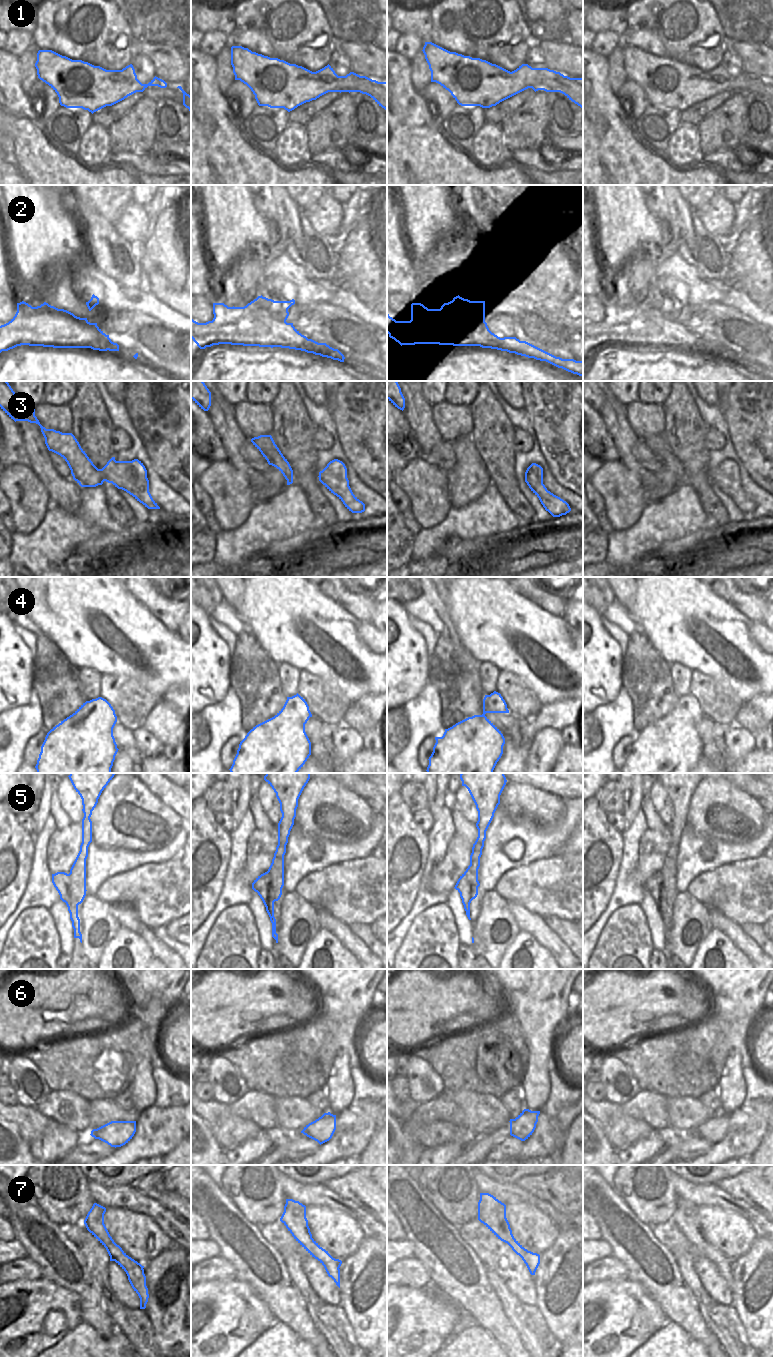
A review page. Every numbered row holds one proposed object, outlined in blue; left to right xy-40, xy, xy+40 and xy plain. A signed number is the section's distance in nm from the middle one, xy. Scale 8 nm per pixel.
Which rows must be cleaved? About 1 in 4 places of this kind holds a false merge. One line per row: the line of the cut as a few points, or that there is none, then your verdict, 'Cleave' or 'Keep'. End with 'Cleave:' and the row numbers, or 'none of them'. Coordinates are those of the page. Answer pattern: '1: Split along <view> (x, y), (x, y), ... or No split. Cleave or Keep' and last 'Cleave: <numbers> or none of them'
1: No split. Keep
2: No split. Keep
3: No split. Keep
4: No split. Keep
5: No split. Keep
6: No split. Keep
7: Split along xy+40 (527, 1251), (526, 1258), (534, 1272). Cleave
Cleave: 7

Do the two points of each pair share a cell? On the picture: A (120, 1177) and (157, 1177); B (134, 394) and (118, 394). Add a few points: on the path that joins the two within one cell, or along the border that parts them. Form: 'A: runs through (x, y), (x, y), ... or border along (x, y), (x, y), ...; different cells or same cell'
A: border along (145, 1175), (133, 1184); different cells
B: border along (125, 391), (125, 397), (122, 402); different cells

